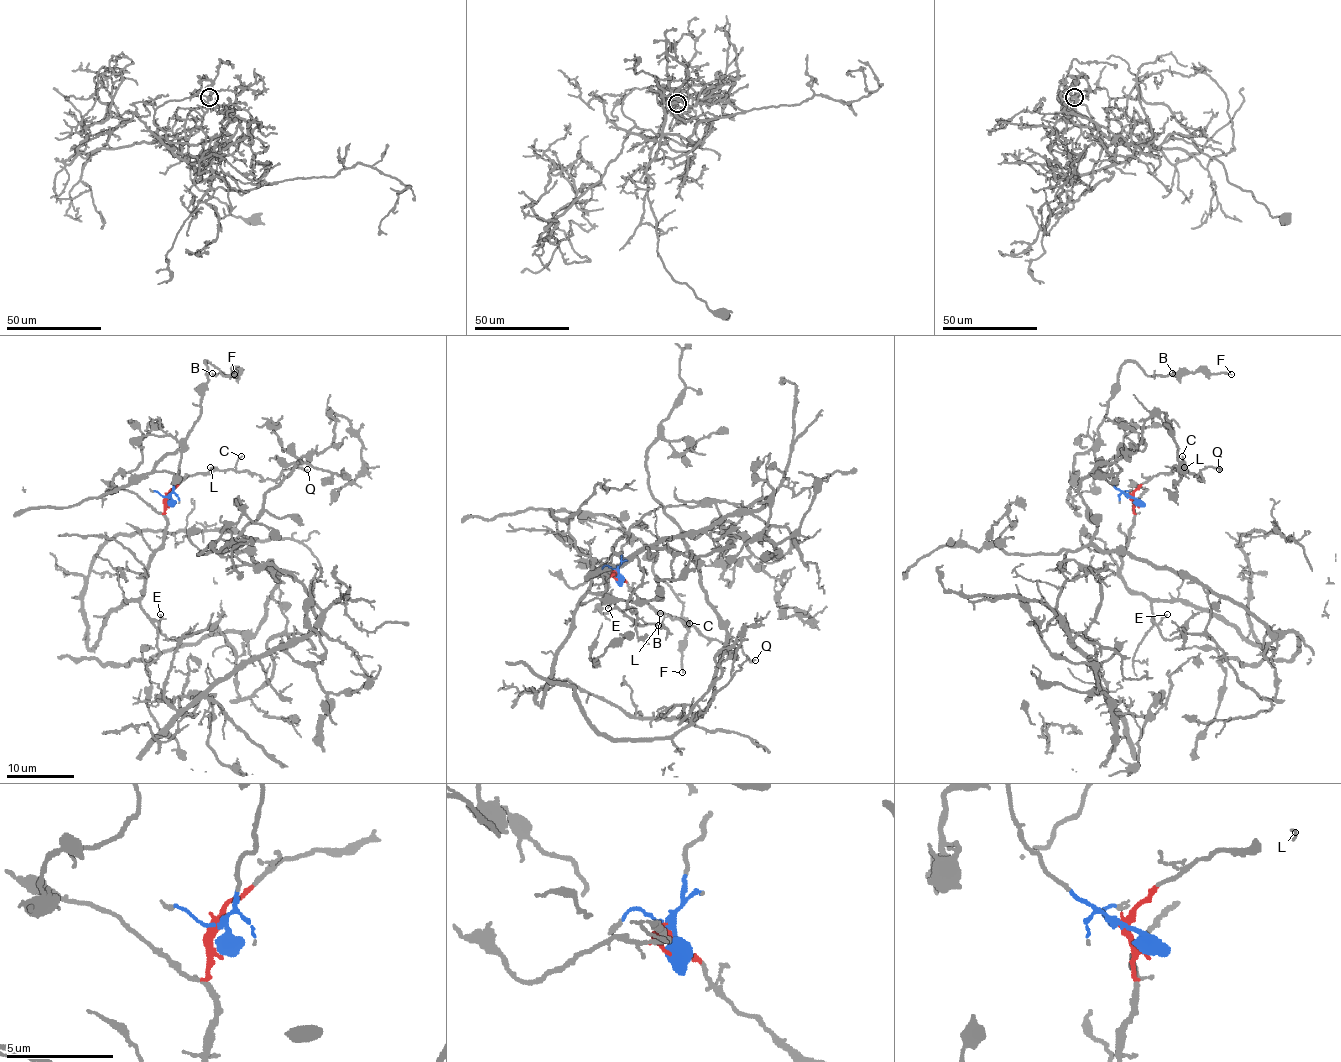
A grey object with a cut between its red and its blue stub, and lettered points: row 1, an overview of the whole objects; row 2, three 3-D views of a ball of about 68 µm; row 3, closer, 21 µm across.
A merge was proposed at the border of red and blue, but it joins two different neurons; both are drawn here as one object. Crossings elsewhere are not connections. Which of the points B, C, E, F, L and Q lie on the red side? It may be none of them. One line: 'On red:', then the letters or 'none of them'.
On red: C, E, L, Q

